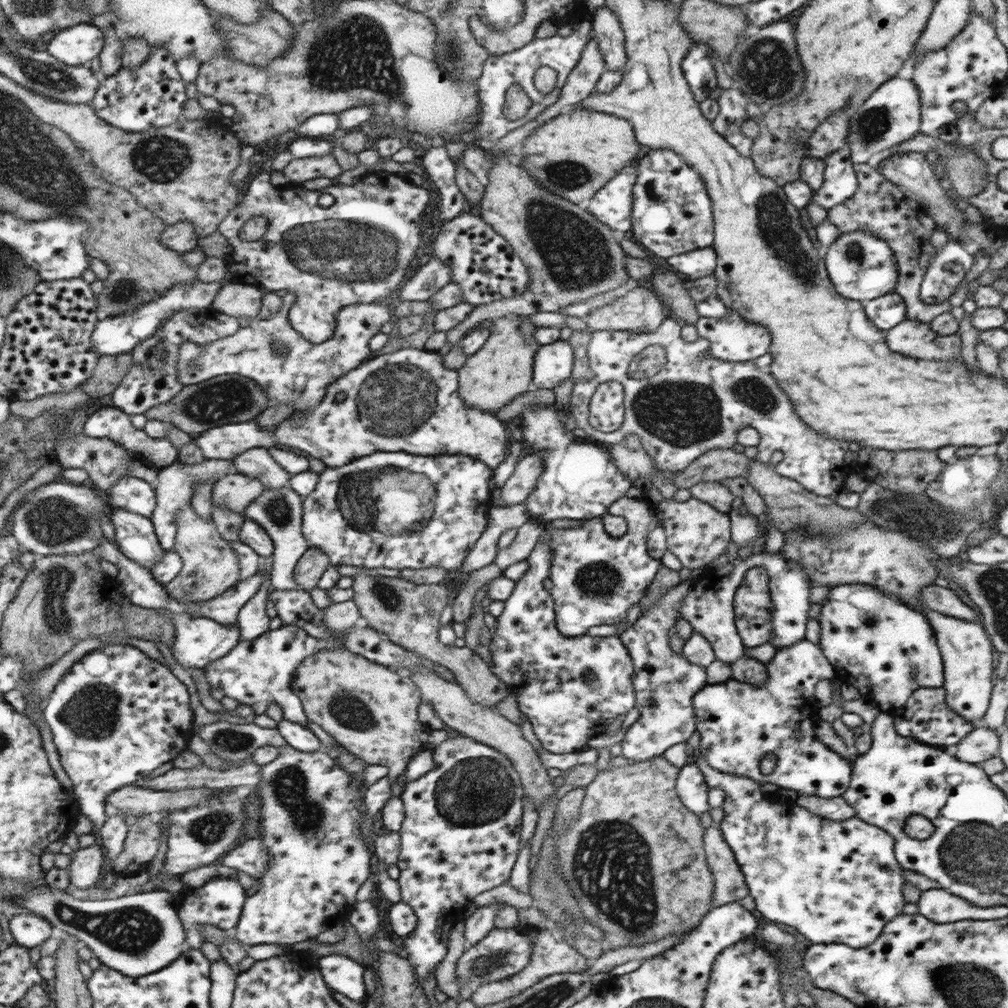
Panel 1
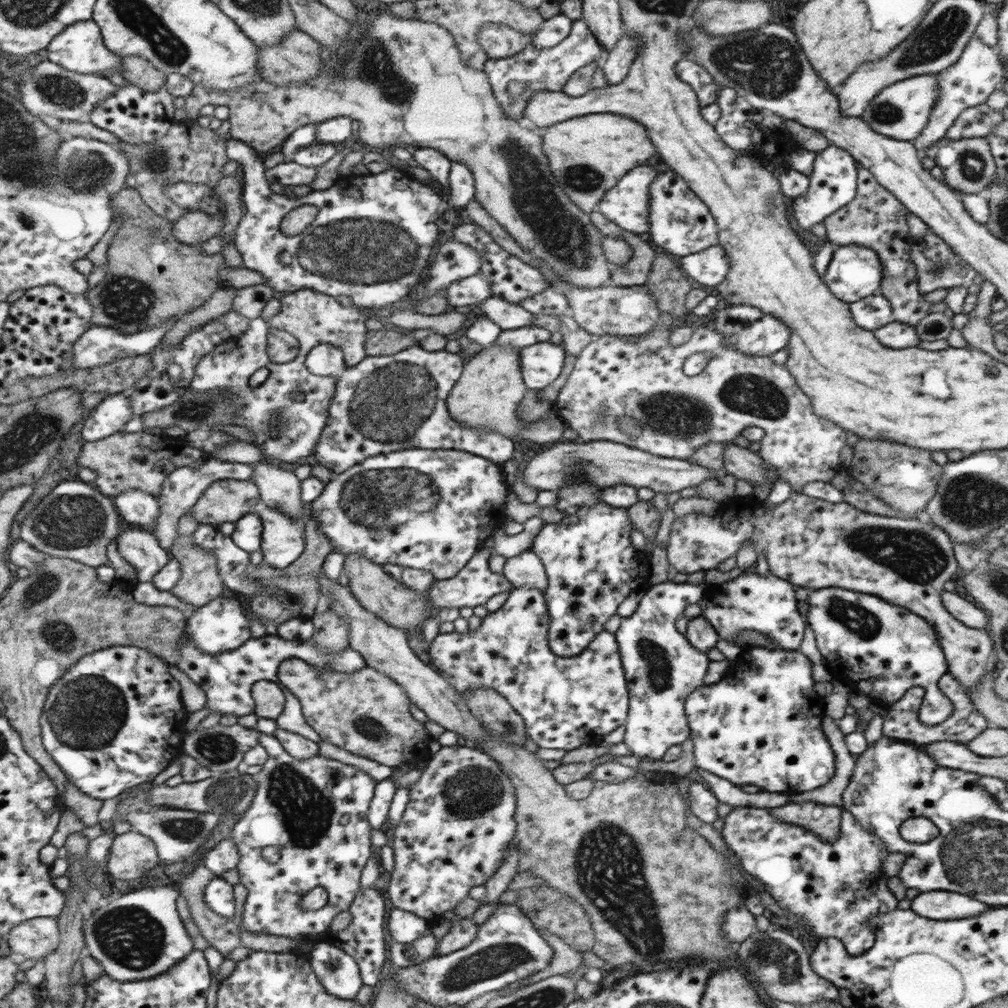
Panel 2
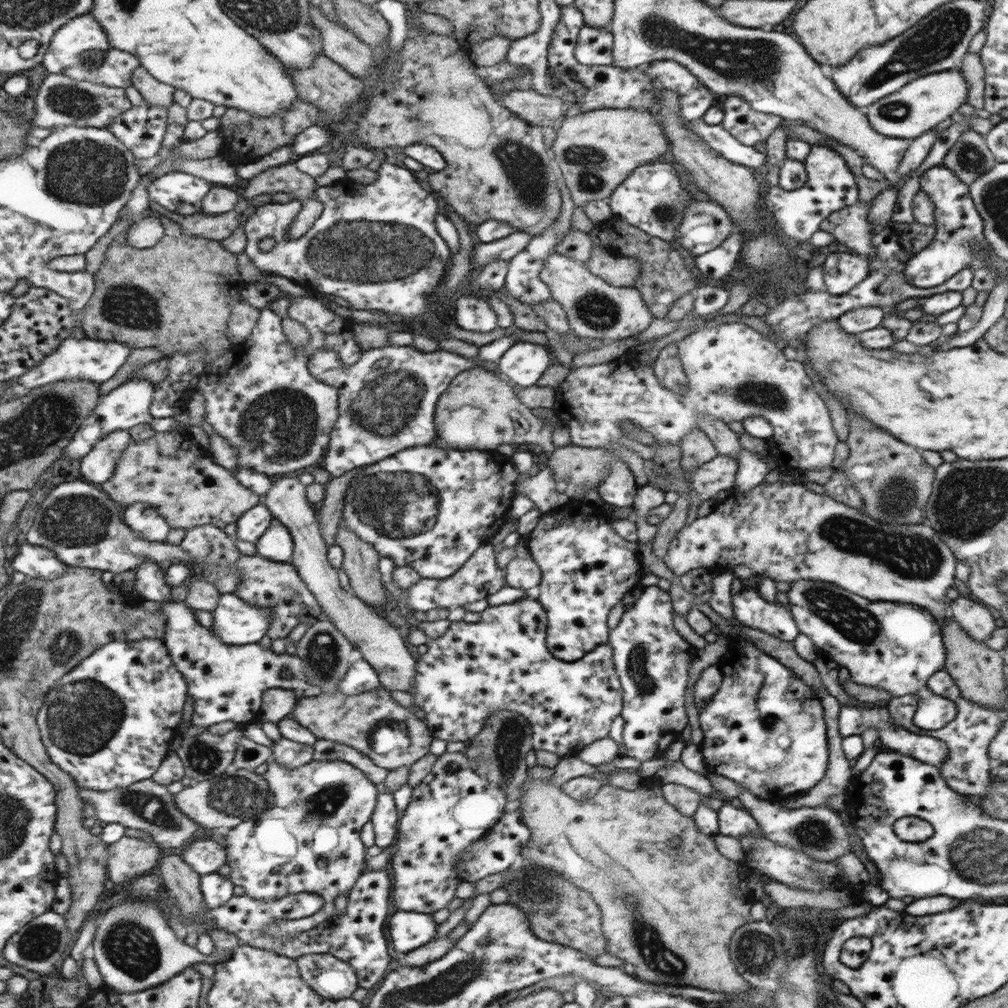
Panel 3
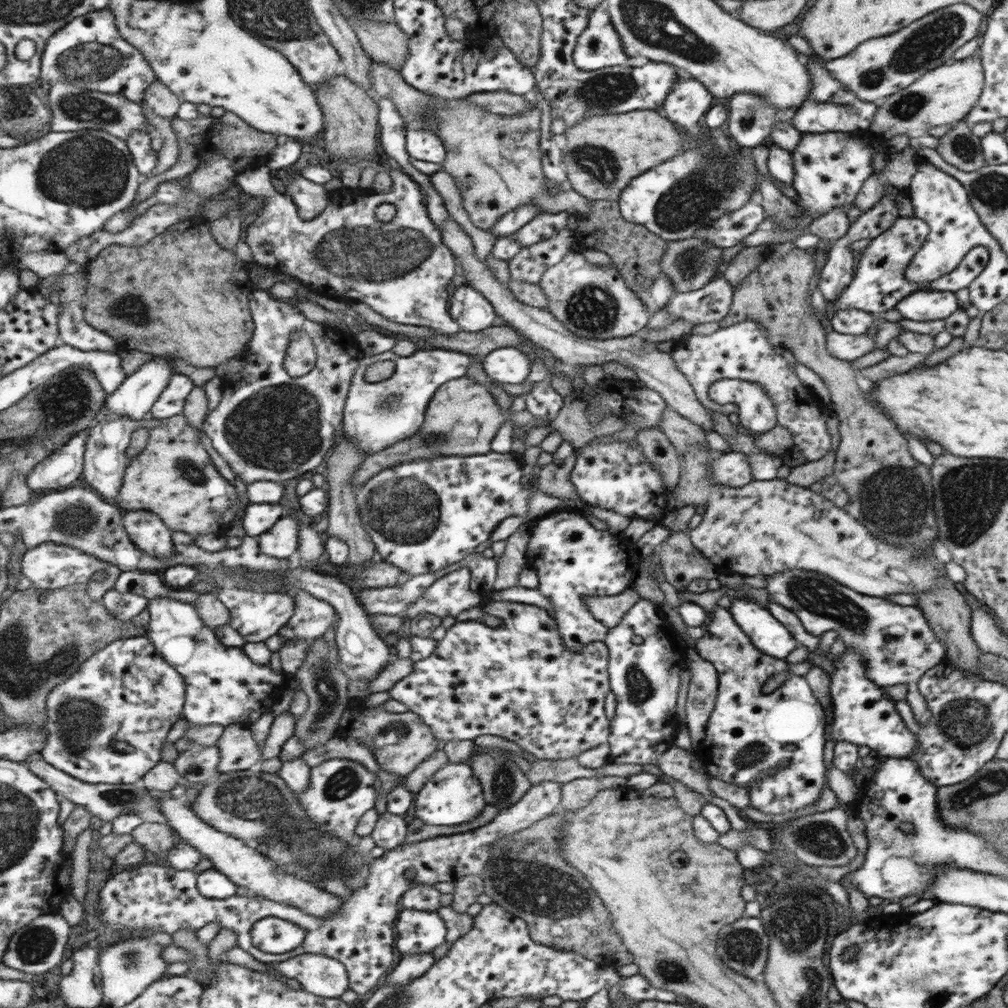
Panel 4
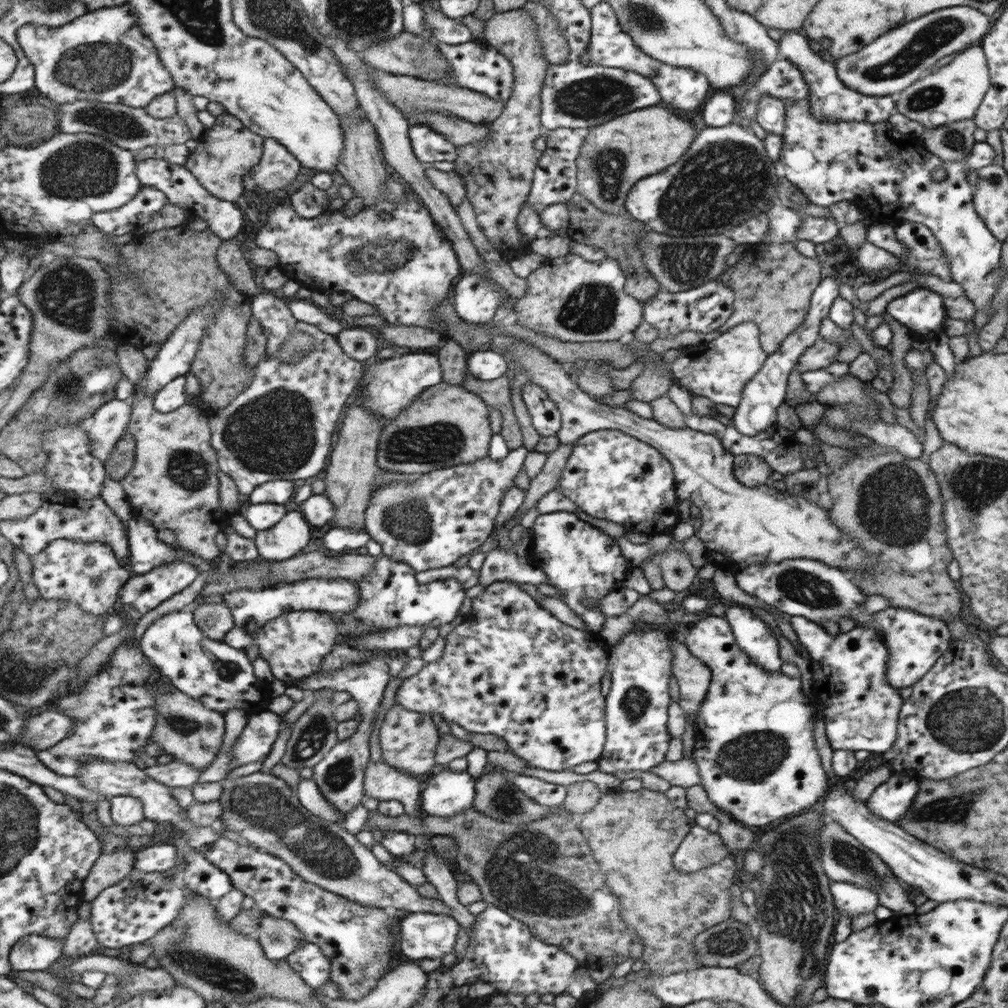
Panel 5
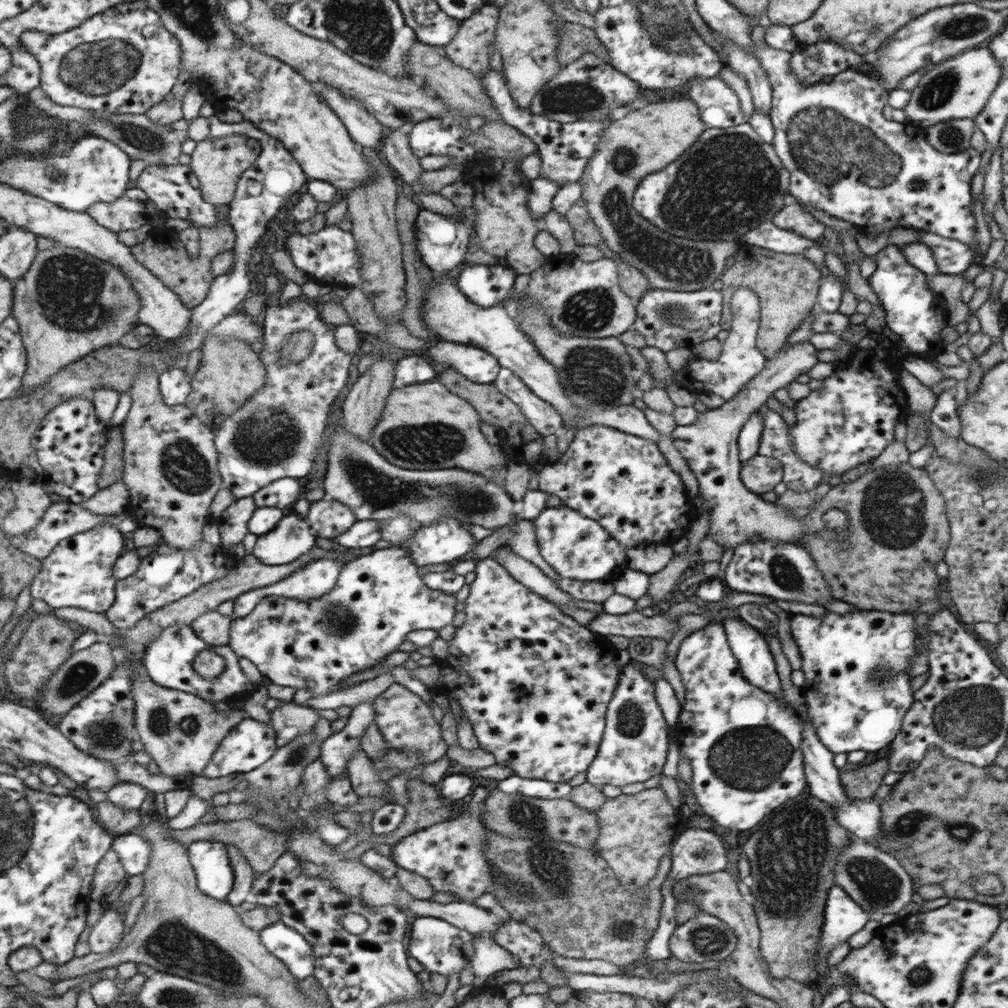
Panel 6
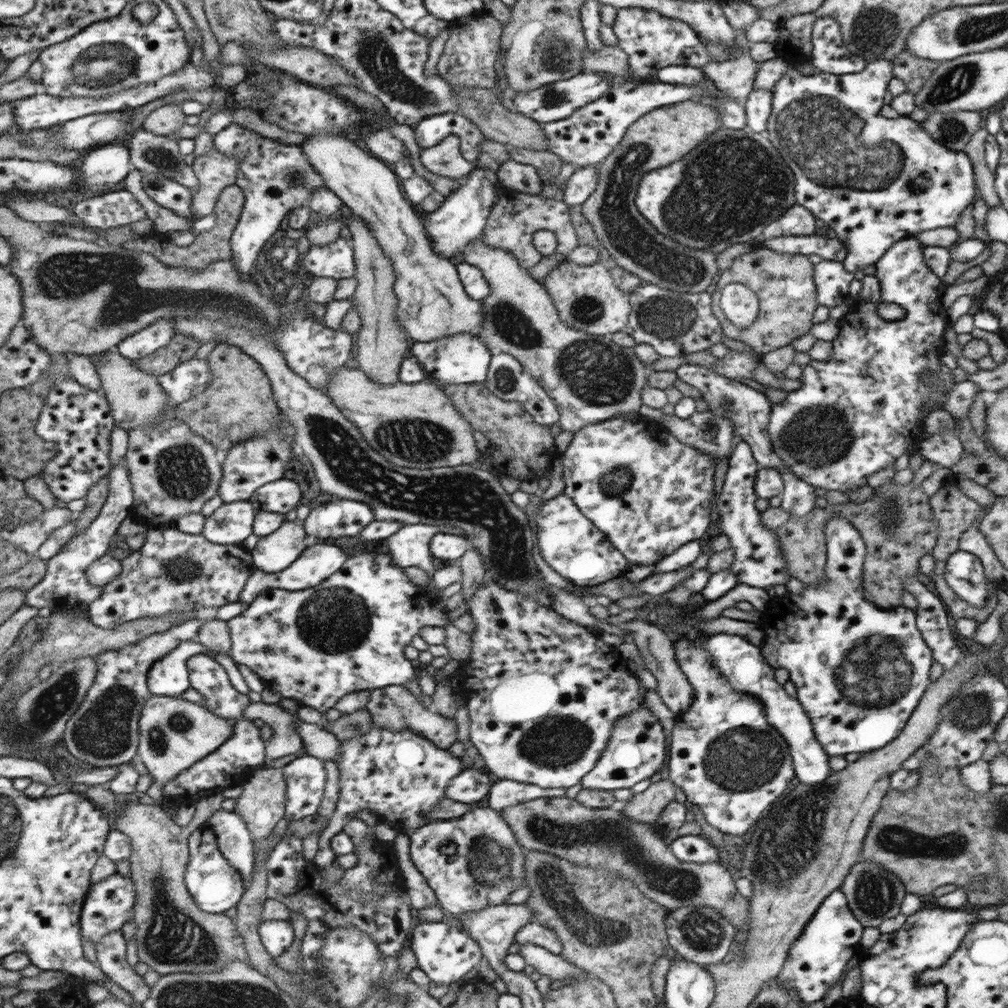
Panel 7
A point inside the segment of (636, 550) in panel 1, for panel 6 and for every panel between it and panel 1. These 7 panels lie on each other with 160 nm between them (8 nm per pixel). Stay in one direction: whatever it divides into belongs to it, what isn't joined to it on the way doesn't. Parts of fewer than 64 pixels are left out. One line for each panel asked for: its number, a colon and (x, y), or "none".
2: (590, 565)
3: (585, 569)
4: (572, 560)
5: (579, 561)
6: (575, 547)

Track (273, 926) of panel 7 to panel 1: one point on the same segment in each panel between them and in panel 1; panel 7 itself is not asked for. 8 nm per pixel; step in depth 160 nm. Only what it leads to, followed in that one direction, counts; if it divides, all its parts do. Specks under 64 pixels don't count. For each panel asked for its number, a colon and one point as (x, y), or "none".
1: (343, 974)
2: (340, 973)
3: (333, 978)
4: (319, 974)
5: (308, 959)
6: (288, 944)

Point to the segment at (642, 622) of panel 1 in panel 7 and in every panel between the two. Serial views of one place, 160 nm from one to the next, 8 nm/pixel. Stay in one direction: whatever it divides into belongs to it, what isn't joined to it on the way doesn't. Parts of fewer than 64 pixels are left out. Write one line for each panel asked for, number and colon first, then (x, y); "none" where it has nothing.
2: (661, 668)
3: (650, 660)
4: (645, 659)
5: (637, 739)
6: (633, 748)
7: (636, 749)

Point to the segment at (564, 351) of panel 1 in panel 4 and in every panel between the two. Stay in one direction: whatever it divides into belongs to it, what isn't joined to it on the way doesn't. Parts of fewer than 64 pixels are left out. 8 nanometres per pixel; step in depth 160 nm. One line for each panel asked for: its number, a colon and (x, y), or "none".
2: (540, 363)
3: (523, 363)
4: (507, 365)

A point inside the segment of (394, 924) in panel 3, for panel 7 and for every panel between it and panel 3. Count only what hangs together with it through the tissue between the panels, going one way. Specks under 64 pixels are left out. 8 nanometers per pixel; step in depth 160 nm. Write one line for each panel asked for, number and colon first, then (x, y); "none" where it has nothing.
4: (418, 932)
5: (421, 934)
6: (439, 947)
7: (444, 952)

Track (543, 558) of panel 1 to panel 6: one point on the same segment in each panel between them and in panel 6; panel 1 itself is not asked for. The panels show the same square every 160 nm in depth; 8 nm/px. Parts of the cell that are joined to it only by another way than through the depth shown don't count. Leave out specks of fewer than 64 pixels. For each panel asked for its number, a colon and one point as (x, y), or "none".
2: (565, 701)
3: (501, 662)
4: (519, 681)
5: (511, 669)
6: (533, 684)

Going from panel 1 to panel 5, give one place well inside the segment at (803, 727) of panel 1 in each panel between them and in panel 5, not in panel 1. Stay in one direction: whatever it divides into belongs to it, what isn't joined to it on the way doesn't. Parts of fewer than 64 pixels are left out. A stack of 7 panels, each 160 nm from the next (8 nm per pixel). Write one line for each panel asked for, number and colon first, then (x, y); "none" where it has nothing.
2: (762, 724)
3: (764, 728)
4: (769, 736)
5: (754, 746)

